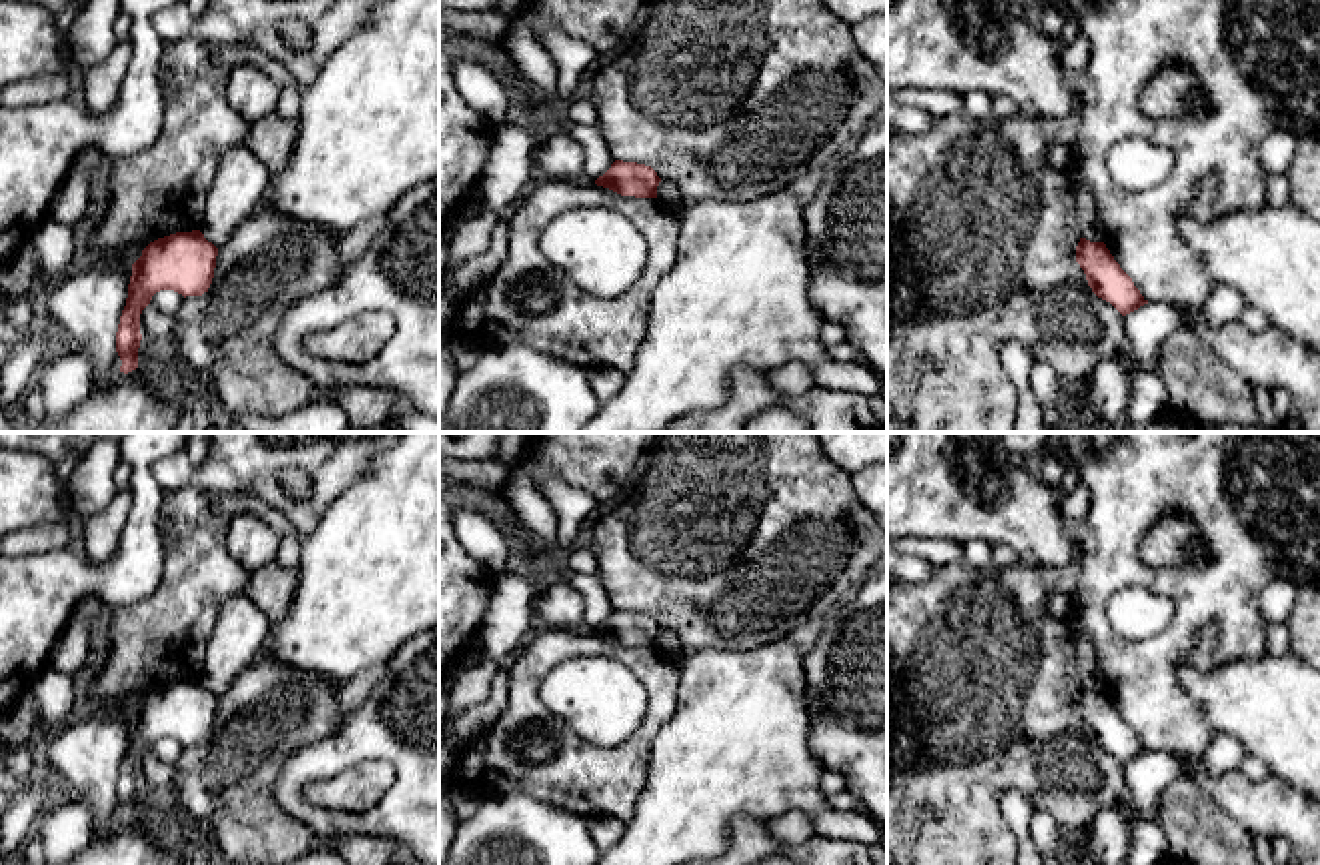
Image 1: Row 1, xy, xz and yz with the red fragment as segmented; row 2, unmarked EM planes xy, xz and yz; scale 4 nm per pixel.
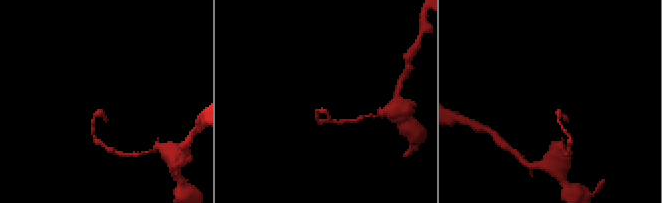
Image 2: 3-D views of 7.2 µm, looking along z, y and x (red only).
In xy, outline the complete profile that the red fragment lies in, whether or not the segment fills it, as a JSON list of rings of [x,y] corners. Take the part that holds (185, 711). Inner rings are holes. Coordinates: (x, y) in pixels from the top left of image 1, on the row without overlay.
[[[200,679],[176,681],[150,691],[132,713],[126,755],[116,781],[116,801],[122,809],[120,821],[138,817],[140,763],[160,739],[186,745],[208,741],[218,697]]]

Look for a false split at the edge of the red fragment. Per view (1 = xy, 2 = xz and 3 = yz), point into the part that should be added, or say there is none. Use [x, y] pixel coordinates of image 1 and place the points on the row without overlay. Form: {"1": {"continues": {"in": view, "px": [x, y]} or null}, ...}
{"1": {"continues": null}, "2": {"continues": null}, "3": {"continues": null}}

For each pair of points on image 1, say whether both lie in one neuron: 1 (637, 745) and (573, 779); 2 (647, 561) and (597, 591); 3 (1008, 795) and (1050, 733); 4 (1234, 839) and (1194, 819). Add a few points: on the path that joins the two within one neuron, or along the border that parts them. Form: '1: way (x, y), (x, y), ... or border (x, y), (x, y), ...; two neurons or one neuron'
1: way (621, 761), (603, 779), (589, 779); one neuron
2: border (595, 573), (615, 607); two neurons
3: border (1006, 785), (998, 797), (998, 811), (1014, 835); two neurons
4: way (1224, 839), (1214, 839), (1204, 829); one neuron

